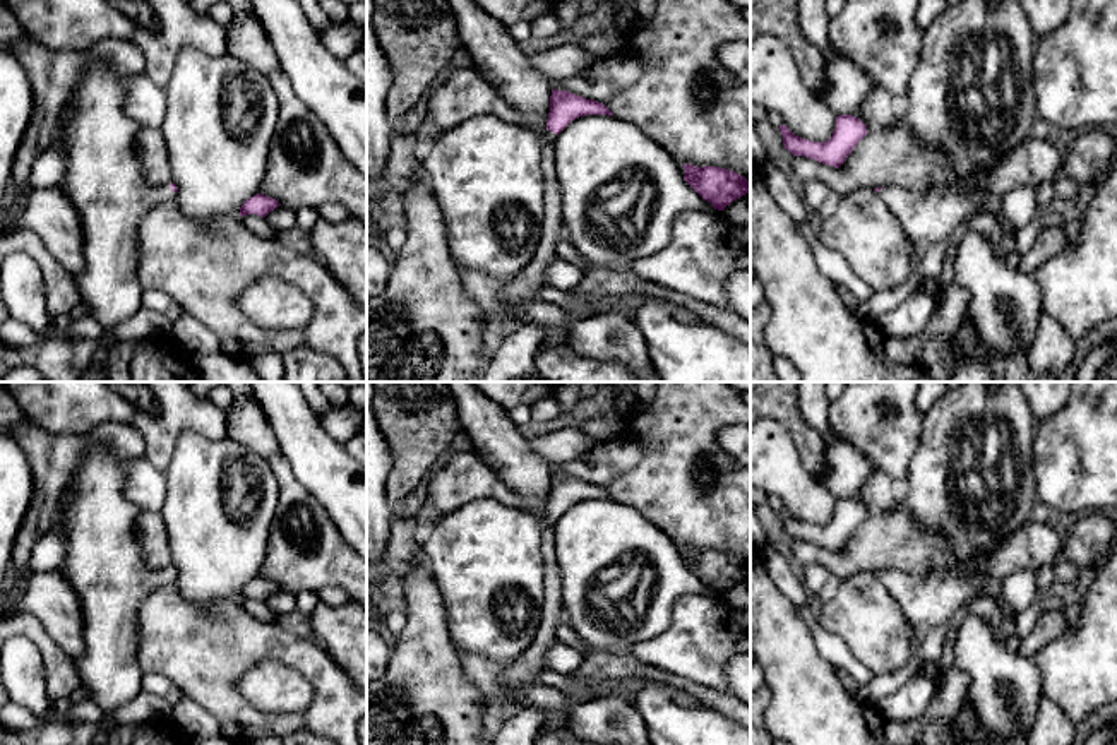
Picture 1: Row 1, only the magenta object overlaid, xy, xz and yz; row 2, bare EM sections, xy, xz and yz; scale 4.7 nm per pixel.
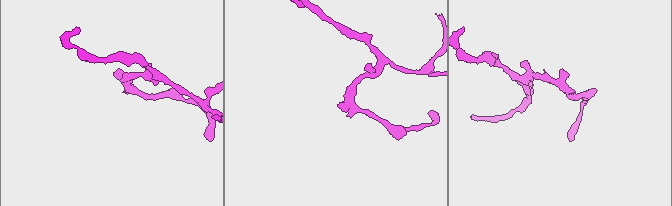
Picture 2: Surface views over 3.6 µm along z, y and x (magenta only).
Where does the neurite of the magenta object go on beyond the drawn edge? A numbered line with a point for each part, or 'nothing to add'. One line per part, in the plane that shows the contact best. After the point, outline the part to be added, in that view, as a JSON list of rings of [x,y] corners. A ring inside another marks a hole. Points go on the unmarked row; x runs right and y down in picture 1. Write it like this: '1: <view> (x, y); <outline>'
1: xy (103, 564); [[[93,440],[89,450],[72,476],[70,500],[60,505],[60,527],[65,534],[67,551],[60,572],[67,577],[82,611],[84,651],[74,658],[82,687],[103,709],[99,721],[103,731],[93,745],[106,745],[110,730],[116,726],[110,714],[132,702],[144,690],[146,671],[139,665],[139,608],[156,587],[173,584],[176,575],[170,569],[154,570],[144,563],[137,539],[137,519],[144,512],[125,493],[125,459],[111,445]]]

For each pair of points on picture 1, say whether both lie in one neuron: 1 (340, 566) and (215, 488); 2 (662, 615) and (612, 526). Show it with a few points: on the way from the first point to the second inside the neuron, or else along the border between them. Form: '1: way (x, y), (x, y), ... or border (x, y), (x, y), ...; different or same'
1: border (278, 483), (278, 506), (262, 562); different
2: way (663, 590), (665, 572), (660, 557), (638, 536); same

